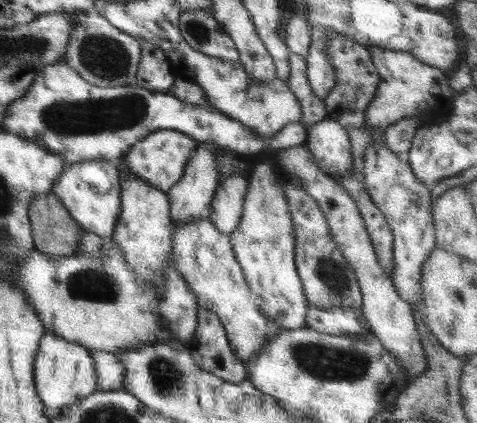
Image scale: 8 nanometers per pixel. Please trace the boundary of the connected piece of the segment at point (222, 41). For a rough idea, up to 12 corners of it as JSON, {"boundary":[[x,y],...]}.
{"boundary":[[182,11],[177,25],[192,49],[239,61],[234,41],[213,15]]}

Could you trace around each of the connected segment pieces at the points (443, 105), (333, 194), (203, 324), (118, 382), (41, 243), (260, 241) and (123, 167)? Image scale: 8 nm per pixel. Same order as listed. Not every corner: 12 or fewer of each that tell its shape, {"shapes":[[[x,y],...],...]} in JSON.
{"shapes":[[[373,47],[380,77],[366,110],[384,130],[422,113],[431,123],[455,97],[444,70]],[[306,145],[278,149],[356,274],[371,332],[408,382],[428,369],[411,304],[356,202]],[[198,309],[188,349],[202,370],[234,384],[245,368],[214,311]],[[90,350],[99,390],[120,390],[124,363],[115,353]],[[54,193],[28,208],[34,249],[78,251],[82,228]],[[272,170],[248,177],[230,234],[264,316],[306,324],[296,231]],[[177,130],[151,132],[124,152],[130,171],[167,193],[184,176],[198,141]]]}

